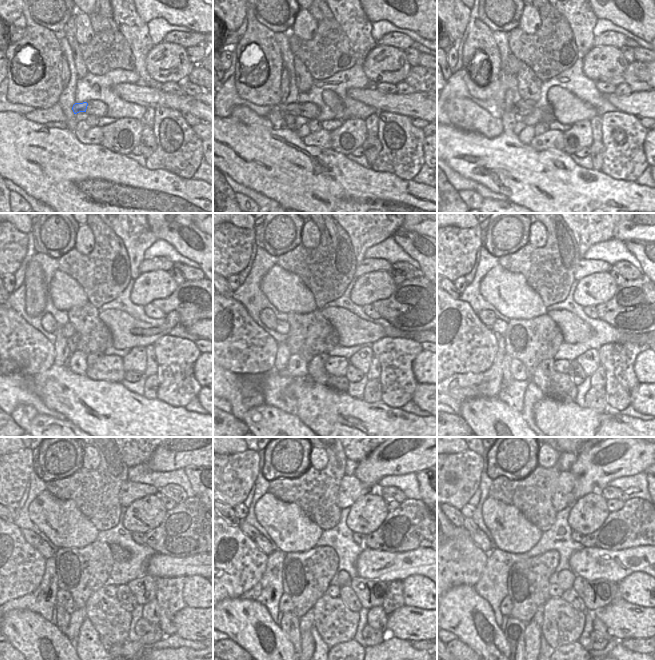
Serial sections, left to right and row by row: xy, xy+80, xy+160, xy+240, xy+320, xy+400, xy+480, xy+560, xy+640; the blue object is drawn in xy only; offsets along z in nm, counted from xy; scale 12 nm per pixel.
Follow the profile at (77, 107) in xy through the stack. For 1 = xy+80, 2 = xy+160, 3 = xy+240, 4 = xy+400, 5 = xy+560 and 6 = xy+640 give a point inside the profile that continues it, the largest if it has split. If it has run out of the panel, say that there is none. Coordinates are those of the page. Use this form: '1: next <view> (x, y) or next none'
1: next xy+80 (293, 109)
2: next xy+160 (504, 106)
3: next xy+240 (49, 323)
4: next xy+400 (487, 317)
5: next xy+560 (250, 531)
6: next xy+640 (469, 525)

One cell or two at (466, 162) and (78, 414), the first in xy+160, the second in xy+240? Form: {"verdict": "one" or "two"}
{"verdict": "one"}

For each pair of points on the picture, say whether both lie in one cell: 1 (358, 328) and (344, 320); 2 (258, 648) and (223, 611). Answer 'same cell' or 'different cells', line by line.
1: same cell
2: same cell

